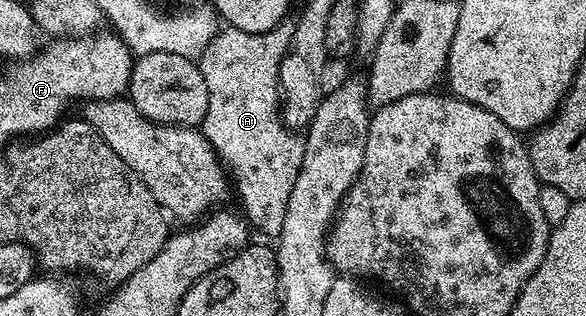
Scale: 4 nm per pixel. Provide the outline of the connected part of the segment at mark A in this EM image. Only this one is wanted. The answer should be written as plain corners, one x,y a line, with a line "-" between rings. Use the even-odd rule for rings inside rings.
281,22
268,32
247,32
231,26
224,26
219,29
216,37
210,42
208,48
205,49
203,55
198,60
202,74
206,78
206,90
208,91
208,106
202,125
204,137
211,142
212,149
216,151
216,155
226,165
227,171
234,181
234,192
240,195
241,206
239,205
239,207
242,209
249,225
255,231
257,228
262,235
272,236
272,238
279,237
282,230
282,222
286,222
286,202
290,202
290,190
294,190
294,178
298,178
298,170
302,166
302,154
304,153
303,139
284,123
280,110
280,101
282,99
280,95
280,63
284,55
287,54
288,47
292,44
292,30
293,25
288,22

